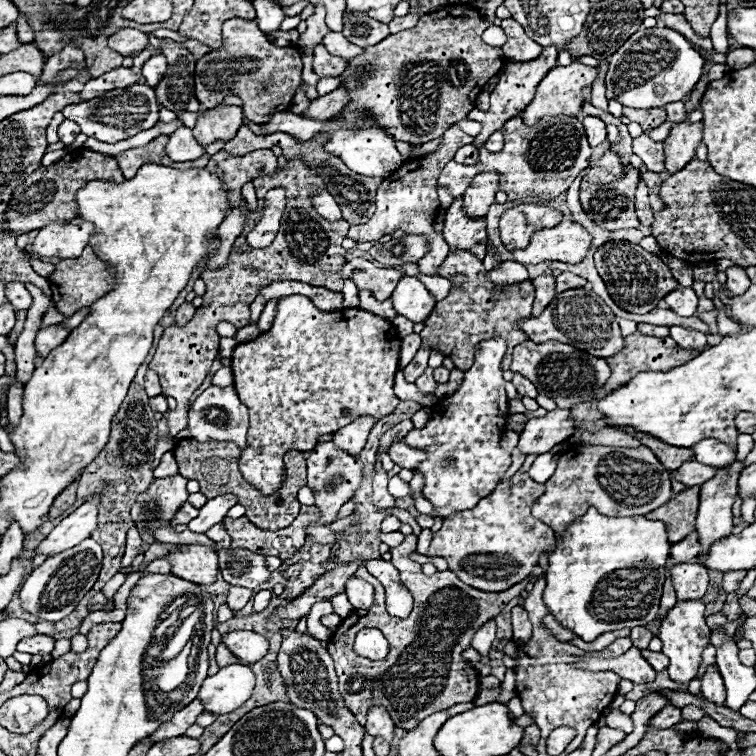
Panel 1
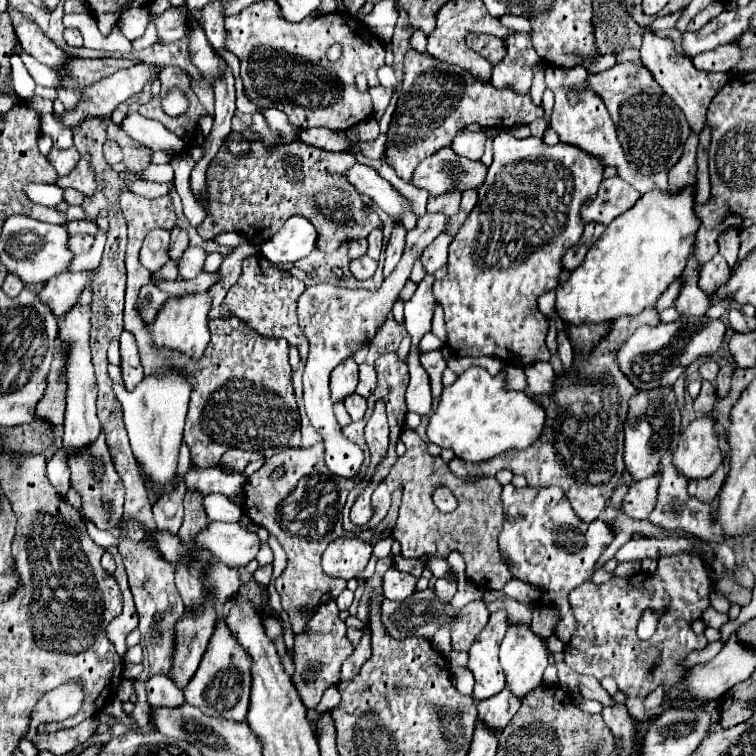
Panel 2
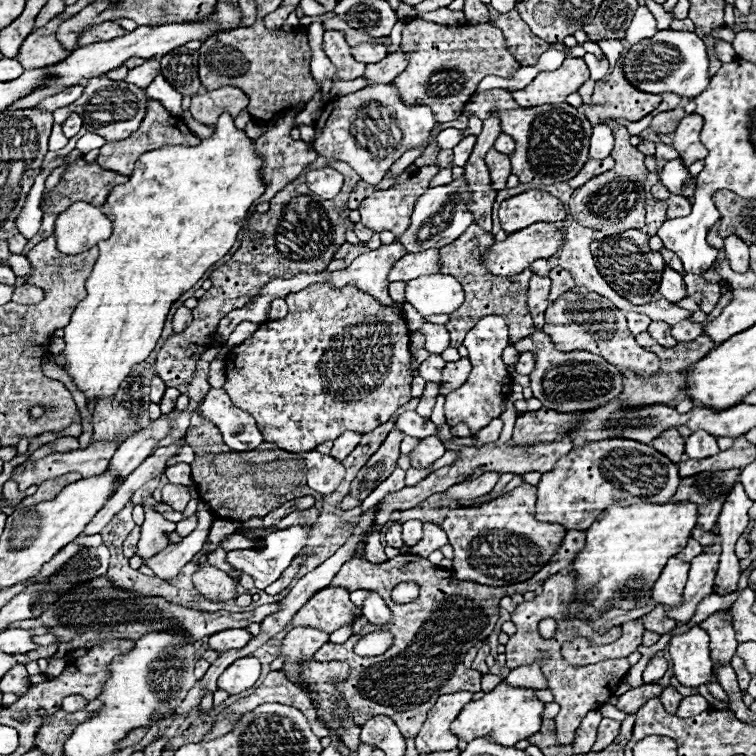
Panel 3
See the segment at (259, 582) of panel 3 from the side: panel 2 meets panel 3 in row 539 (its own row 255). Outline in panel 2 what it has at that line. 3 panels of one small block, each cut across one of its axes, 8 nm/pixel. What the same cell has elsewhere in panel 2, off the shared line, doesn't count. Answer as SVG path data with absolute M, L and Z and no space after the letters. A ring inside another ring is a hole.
M288 218L284 228L262 244L262 254L272 262L296 262L316 248L316 228L304 218Z

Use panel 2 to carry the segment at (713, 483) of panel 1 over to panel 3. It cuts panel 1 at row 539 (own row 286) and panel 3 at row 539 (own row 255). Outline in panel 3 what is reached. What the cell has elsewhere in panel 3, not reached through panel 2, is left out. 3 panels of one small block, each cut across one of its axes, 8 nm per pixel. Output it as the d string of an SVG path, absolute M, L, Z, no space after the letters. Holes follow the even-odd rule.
M716 532L716 542L708 552L702 552L696 556L696 560L690 562L690 574L688 582L684 586L682 602L678 606L668 606L668 618L676 622L690 622L696 614L698 604L714 592L714 574L718 568L718 556L720 556L720 538Z

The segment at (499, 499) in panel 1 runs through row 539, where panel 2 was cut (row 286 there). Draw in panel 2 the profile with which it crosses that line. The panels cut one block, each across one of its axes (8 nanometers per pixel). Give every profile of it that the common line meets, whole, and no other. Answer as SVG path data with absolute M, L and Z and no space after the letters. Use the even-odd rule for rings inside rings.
M500 130L494 138L494 160L488 168L488 176L486 182L478 188L478 204L474 206L472 214L466 218L466 222L462 224L462 228L458 230L458 234L454 236L452 244L450 244L450 252L448 252L448 274L442 280L434 282L434 298L442 304L444 308L444 320L446 320L446 330L448 330L448 346L454 350L454 354L458 356L496 356L500 360L504 360L506 364L512 366L530 366L534 362L540 360L550 360L550 352L546 348L546 334L548 334L548 318L538 310L538 296L542 296L548 290L554 290L558 286L558 274L562 270L562 256L566 254L566 250L576 244L584 232L584 220L580 216L582 206L590 204L596 194L598 194L598 186L604 180L604 164L600 162L598 156L592 156L588 152L584 152L582 148L576 148L574 144L556 144L556 146L548 146L548 144L538 144L536 136L528 136L528 138L516 138L512 136L508 130Z

